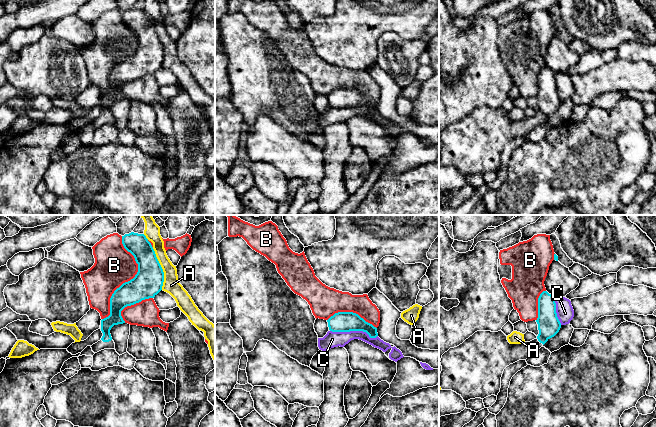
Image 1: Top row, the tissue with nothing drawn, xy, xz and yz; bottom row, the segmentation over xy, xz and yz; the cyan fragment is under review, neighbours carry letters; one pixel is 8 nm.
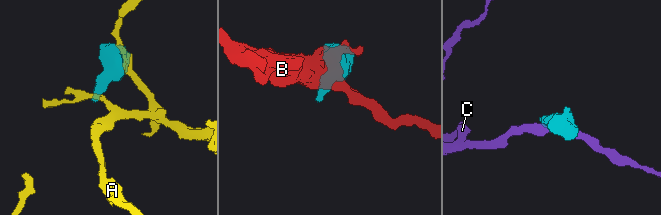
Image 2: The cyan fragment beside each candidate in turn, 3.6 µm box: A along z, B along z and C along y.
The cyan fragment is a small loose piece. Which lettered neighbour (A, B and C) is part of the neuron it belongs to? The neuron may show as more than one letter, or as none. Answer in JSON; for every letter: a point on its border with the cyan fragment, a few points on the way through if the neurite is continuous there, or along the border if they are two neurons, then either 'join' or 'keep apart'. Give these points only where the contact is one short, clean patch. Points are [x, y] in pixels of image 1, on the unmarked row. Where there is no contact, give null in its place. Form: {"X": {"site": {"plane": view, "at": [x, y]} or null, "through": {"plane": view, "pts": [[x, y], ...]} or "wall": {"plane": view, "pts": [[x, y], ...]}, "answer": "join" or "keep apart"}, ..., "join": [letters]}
{"A": {"site": {"plane": "xy", "at": [161, 44]}, "answer": "keep apart"}, "B": {"site": {"plane": "xy", "at": [130, 56]}, "answer": "keep apart"}, "C": {"site": {"plane": "xz", "at": [354, 106]}, "answer": "keep apart"}, "join": []}

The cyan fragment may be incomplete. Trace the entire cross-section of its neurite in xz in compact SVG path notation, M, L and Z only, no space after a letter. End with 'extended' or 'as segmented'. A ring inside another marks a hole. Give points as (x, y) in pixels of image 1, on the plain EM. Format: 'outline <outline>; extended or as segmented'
outline M353 88L335 89L327 98L329 106L332 108L363 107L366 108L370 114L376 114L378 112L376 103Z; as segmented

